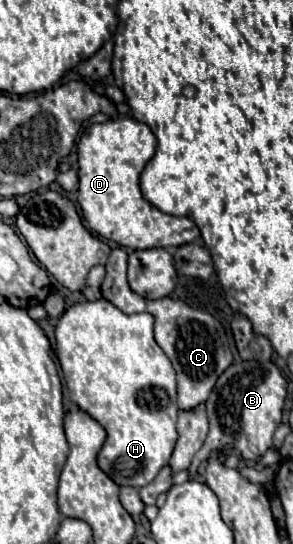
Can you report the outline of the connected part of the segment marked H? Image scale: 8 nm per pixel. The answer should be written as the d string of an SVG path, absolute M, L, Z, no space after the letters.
M100 298L96 302L80 302L70 306L62 318L56 322L54 330L56 356L66 380L70 400L106 430L106 442L98 452L98 466L106 472L118 486L142 488L150 484L162 466L168 464L170 452L174 450L176 432L176 374L154 340L154 318L150 314L130 314L126 316L114 304Z

